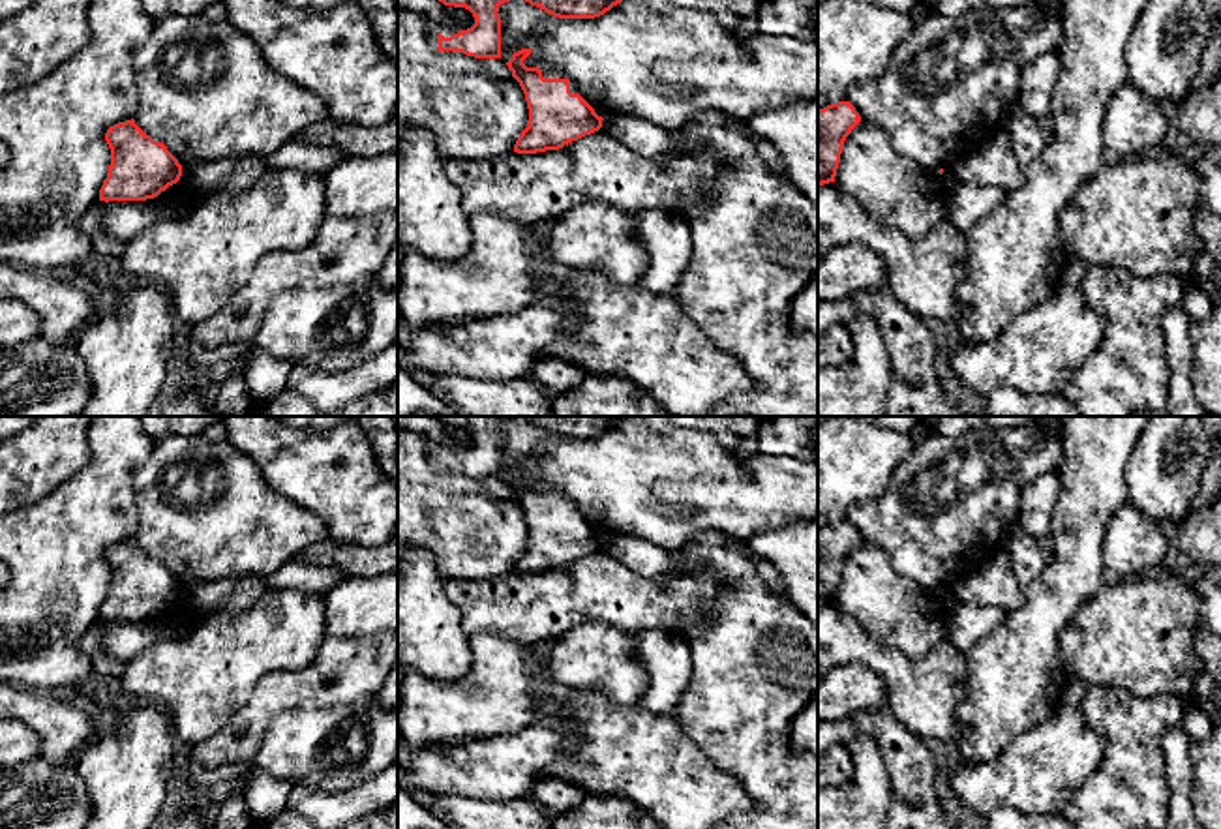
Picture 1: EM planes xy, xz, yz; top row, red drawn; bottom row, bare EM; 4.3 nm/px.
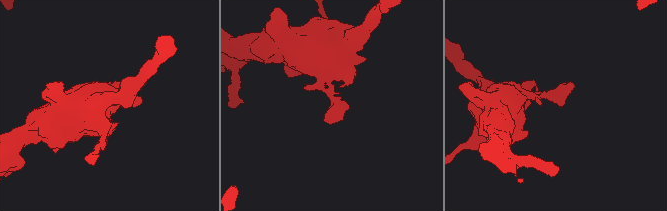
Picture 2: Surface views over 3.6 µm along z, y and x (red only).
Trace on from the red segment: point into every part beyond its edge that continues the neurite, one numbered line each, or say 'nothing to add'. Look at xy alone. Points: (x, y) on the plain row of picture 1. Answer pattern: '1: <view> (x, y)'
nothing to add

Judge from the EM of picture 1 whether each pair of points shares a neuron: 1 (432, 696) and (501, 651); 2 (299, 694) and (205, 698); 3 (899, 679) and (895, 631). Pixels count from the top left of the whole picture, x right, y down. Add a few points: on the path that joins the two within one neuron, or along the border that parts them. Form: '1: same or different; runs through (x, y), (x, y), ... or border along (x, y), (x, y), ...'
1: same; runs through (454, 700), (473, 700), (499, 674)
2: different; border along (286, 670), (267, 674), (220, 728)
3: different; border along (859, 625), (876, 642), (916, 659), (940, 642)

